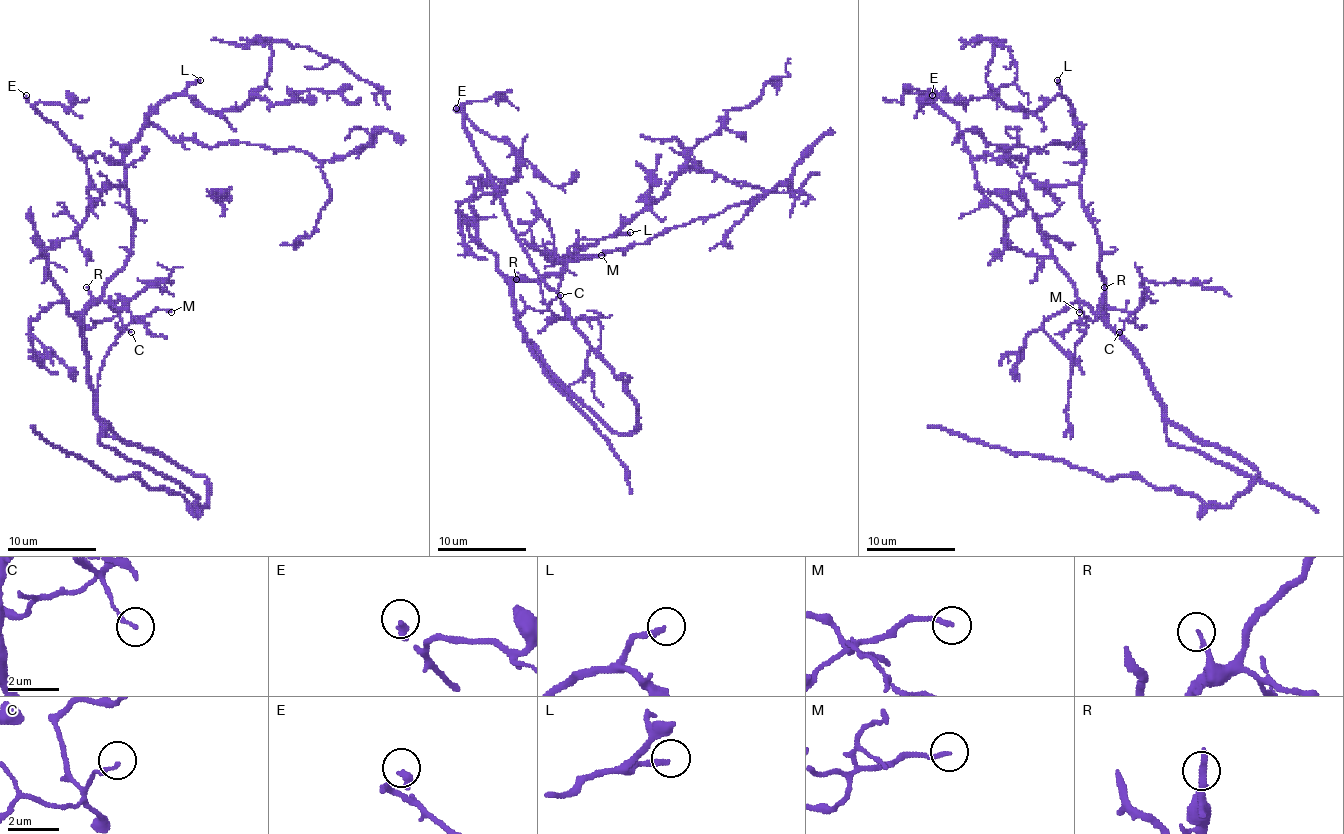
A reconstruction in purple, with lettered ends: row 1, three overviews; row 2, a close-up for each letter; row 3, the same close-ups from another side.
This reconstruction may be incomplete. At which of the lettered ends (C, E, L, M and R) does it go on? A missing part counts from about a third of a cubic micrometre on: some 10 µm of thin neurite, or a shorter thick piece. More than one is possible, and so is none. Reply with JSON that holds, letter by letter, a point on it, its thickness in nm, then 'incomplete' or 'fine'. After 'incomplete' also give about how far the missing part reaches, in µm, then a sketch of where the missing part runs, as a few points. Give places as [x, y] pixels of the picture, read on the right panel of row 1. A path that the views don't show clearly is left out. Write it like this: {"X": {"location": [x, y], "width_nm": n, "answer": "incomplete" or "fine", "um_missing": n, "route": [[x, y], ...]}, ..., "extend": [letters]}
{"C": {"location": [1119, 332], "width_nm": 140, "answer": "fine"}, "E": {"location": [932, 95], "width_nm": 240, "answer": "incomplete", "um_missing": 15}, "L": {"location": [1057, 80], "width_nm": 240, "answer": "incomplete", "um_missing": 30}, "M": {"location": [1079, 312], "width_nm": 150, "answer": "fine"}, "R": {"location": [1104, 287], "width_nm": 150, "answer": "fine"}, "extend": ["E", "L"]}

